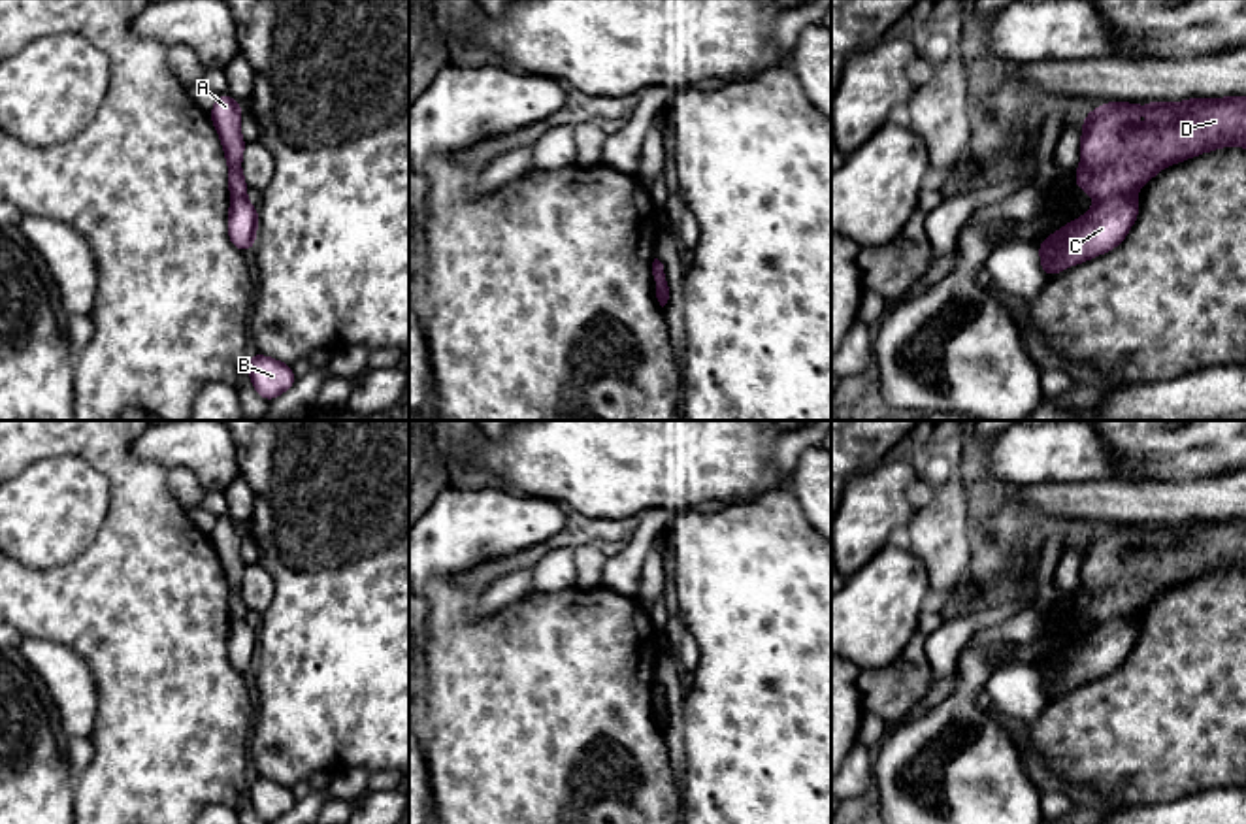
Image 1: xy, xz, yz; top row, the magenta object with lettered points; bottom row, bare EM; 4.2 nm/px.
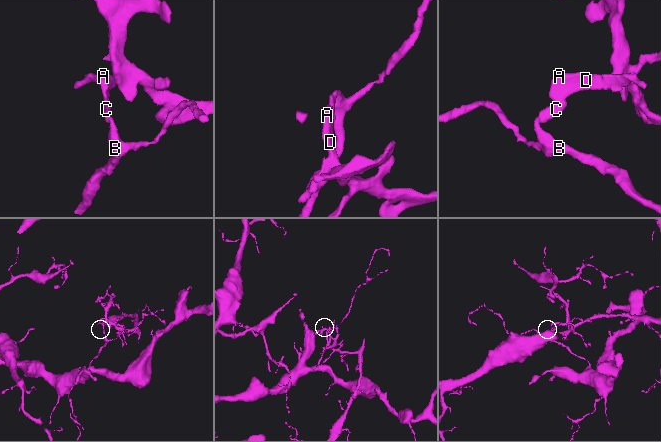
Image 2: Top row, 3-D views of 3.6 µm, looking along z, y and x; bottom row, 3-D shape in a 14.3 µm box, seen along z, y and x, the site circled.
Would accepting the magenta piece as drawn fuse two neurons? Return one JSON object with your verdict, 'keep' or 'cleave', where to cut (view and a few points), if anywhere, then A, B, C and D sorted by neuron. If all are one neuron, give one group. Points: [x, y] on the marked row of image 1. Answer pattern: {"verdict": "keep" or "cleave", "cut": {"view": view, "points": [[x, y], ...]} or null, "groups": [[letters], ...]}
{"verdict": "cleave", "cut": {"view": "yz", "points": [[1133, 193], [1107, 197], [1098, 202]]}, "groups": [["A", "D"], ["B", "C"]]}

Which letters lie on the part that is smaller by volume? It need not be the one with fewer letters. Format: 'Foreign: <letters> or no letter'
Foreign: A, D

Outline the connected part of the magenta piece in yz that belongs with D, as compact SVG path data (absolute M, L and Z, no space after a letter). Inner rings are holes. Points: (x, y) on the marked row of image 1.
M1246 96L1101 104L1084 117L1080 141L1082 166L1074 172L1074 185L1097 202L1110 196L1135 194L1165 166L1229 145L1246 147ZM1142 109L1152 117L1148 128L1131 124Z

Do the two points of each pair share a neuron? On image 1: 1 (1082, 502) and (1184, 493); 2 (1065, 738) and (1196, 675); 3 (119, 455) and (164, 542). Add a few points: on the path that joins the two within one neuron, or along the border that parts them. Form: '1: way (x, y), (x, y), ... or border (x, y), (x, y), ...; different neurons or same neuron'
1: way (1107, 502), (1160, 502); same neuron
2: way (1098, 734), (1137, 734), (1164, 708); same neuron
3: way (129, 476), (140, 491), (144, 521); same neuron

